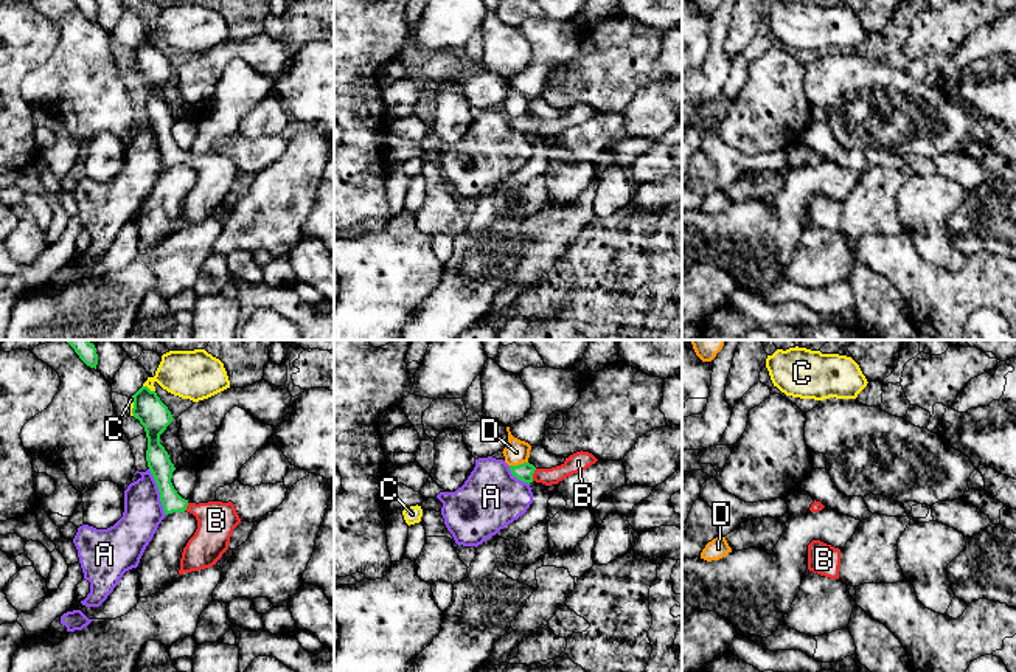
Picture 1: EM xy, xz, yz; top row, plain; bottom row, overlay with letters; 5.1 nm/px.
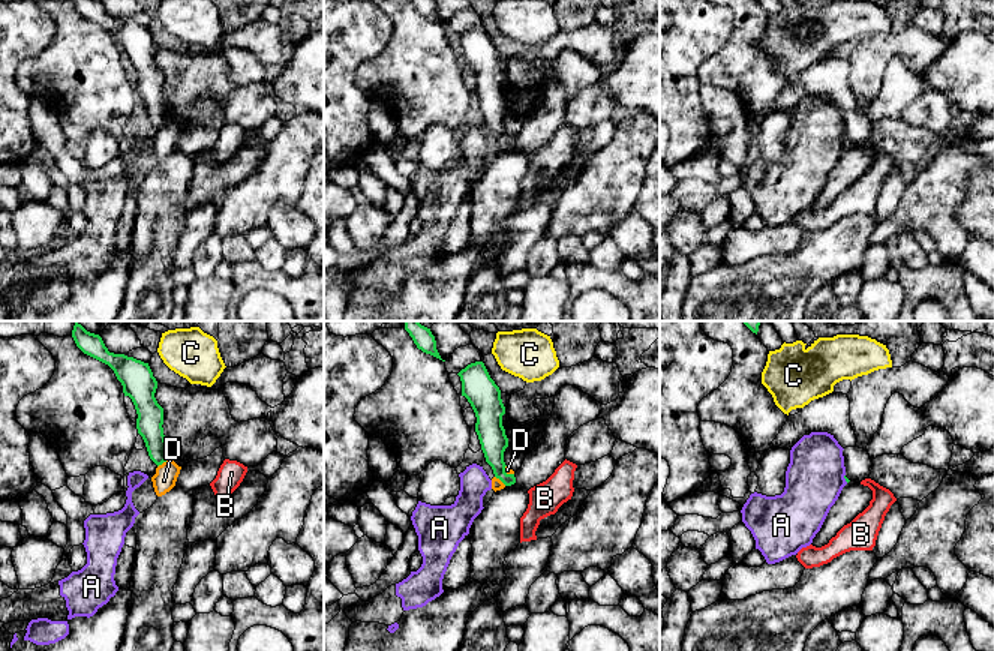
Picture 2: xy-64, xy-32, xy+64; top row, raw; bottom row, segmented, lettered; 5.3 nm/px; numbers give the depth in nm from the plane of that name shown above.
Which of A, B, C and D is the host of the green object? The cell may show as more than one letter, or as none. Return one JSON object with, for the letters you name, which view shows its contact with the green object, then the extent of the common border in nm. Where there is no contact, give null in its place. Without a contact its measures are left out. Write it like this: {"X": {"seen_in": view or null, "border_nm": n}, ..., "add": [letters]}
{"B": {"seen_in": "xz", "border_nm": 70}, "add": ["B"]}

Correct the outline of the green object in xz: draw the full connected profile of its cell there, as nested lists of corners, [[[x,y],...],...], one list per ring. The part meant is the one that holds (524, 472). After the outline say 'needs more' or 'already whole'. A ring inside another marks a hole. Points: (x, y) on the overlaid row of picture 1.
[[[576,452],[565,458],[561,466],[551,469],[536,469],[530,462],[524,462],[519,466],[510,466],[513,476],[524,483],[542,483],[545,486],[558,484],[559,481],[565,480],[567,476],[583,472],[598,459],[589,452]]] | needs more

